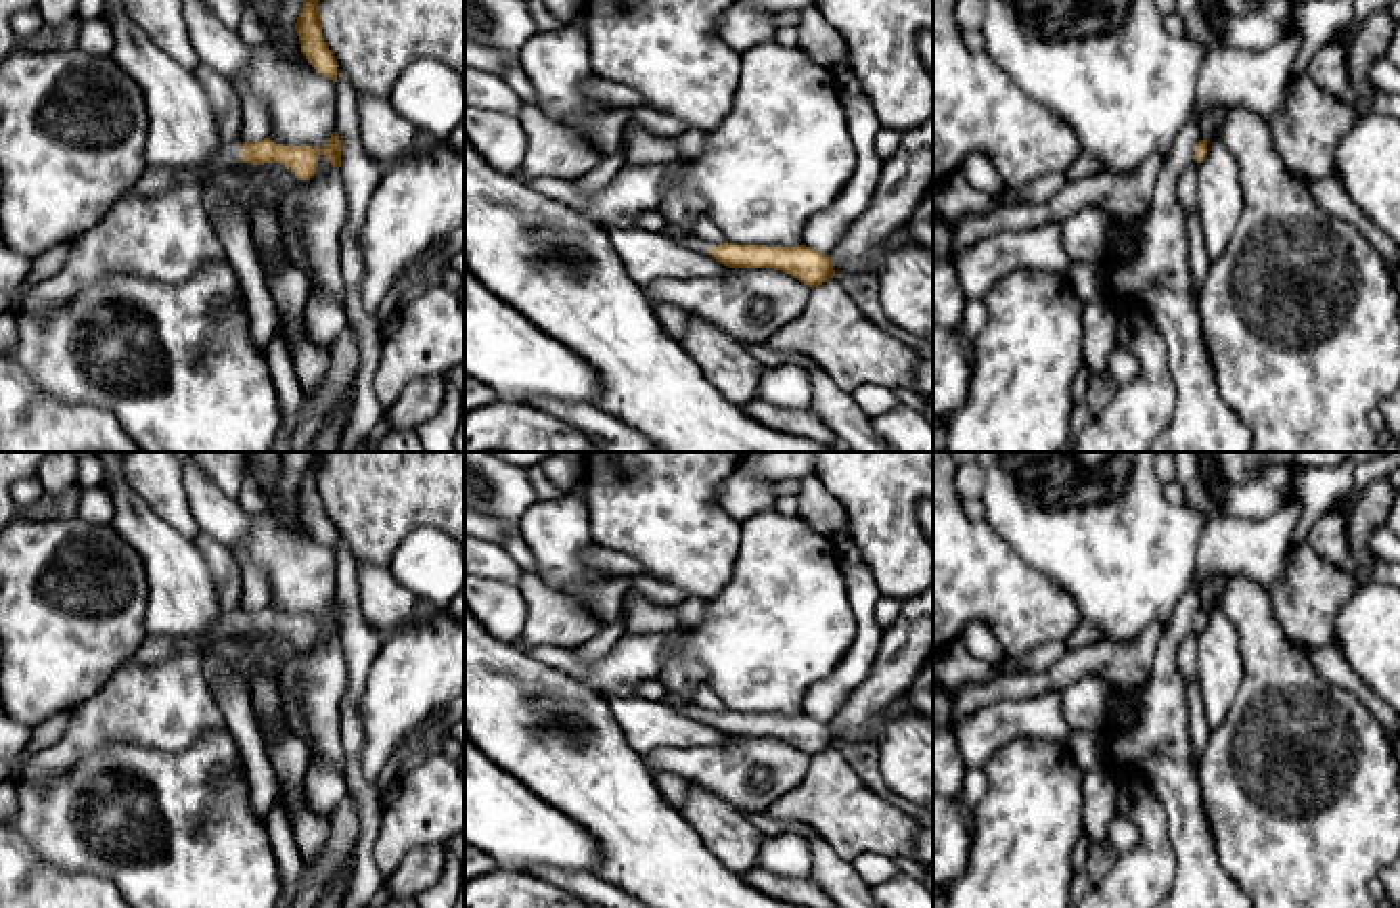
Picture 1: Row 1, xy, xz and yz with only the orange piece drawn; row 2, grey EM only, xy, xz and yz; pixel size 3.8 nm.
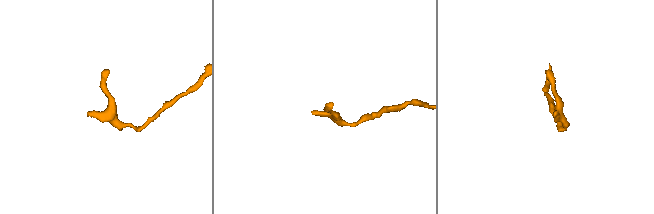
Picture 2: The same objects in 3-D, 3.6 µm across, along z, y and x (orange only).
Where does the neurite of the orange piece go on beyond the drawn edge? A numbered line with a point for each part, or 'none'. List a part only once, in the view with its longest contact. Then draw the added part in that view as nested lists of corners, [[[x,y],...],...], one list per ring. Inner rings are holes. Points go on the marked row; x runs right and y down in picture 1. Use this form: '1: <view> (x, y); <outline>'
1: xy (231, 153); [[[243,140],[222,144],[211,157],[213,167],[241,165],[241,163],[243,163]]]

